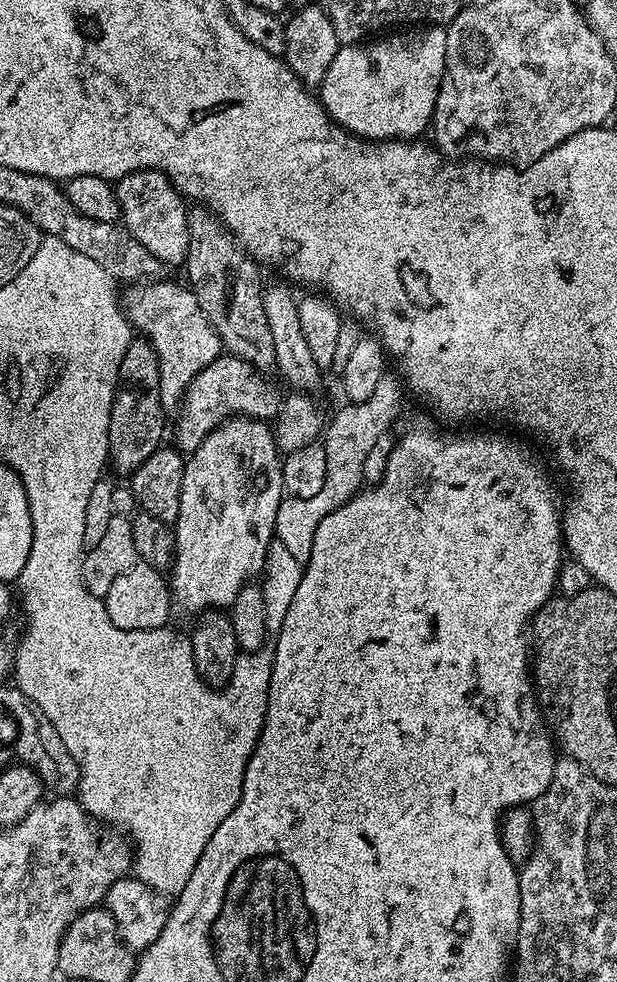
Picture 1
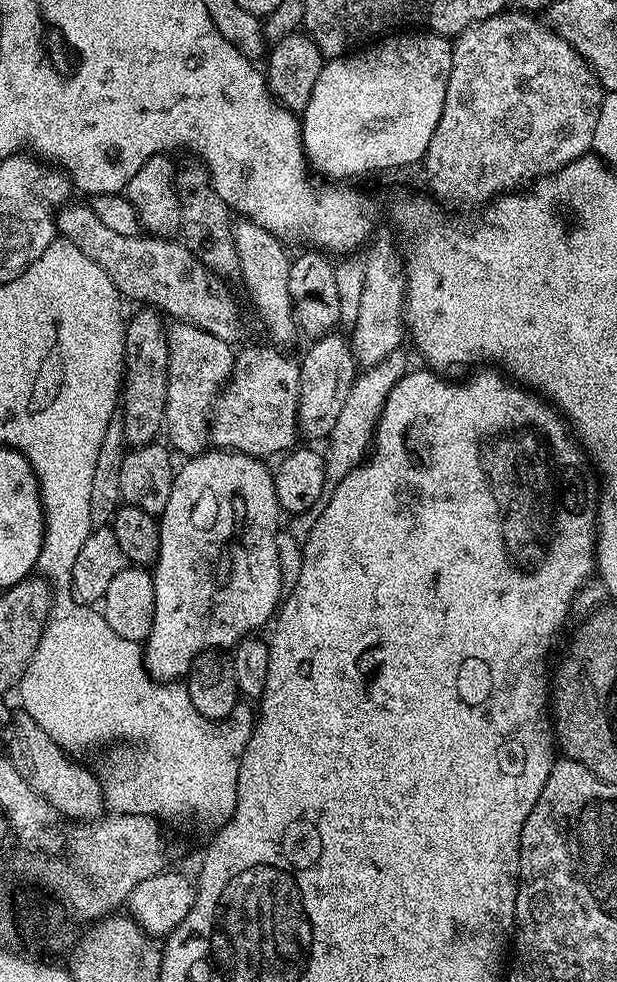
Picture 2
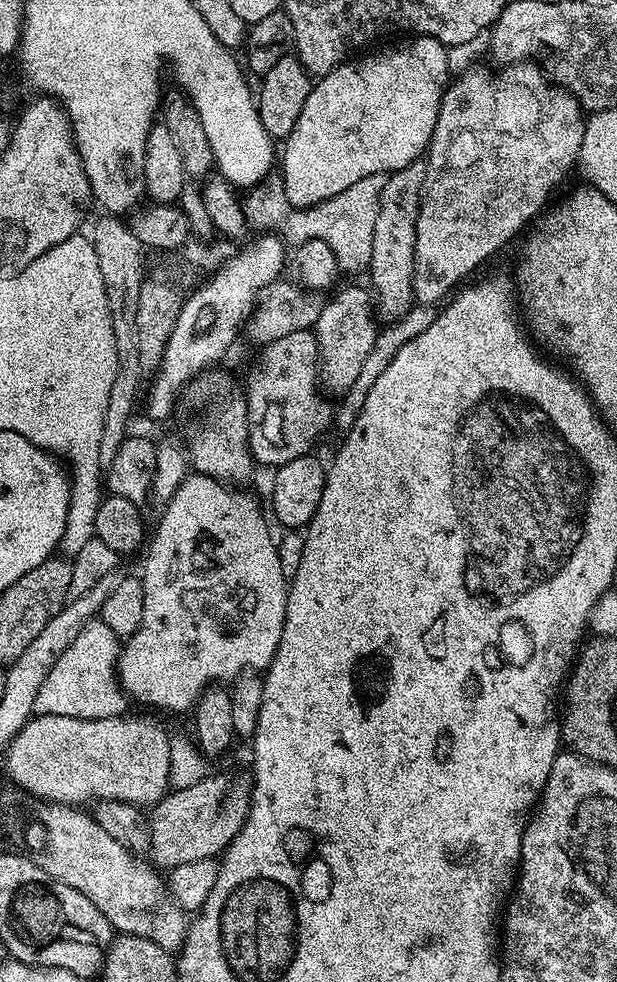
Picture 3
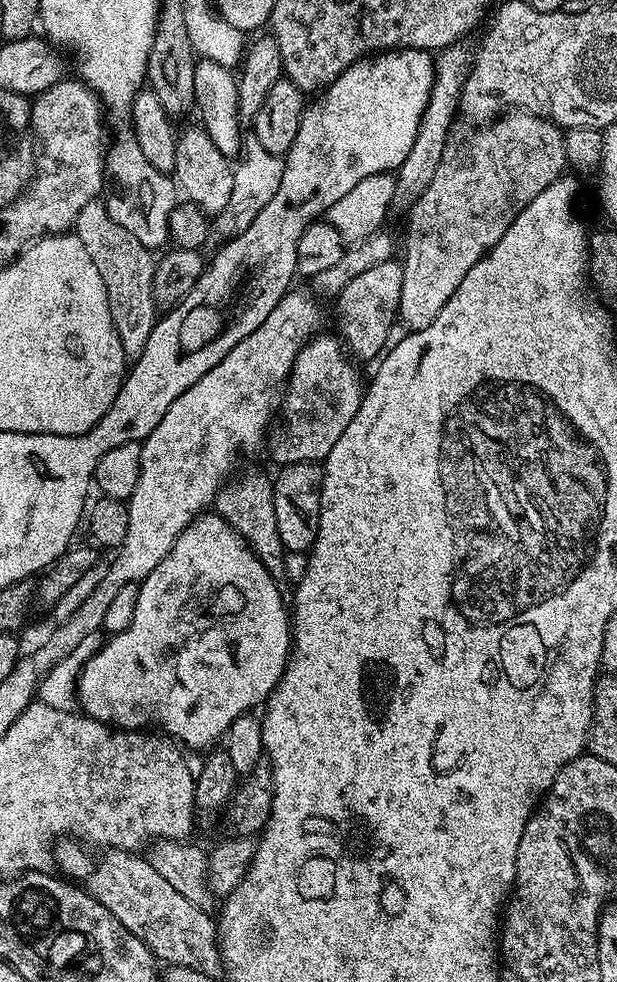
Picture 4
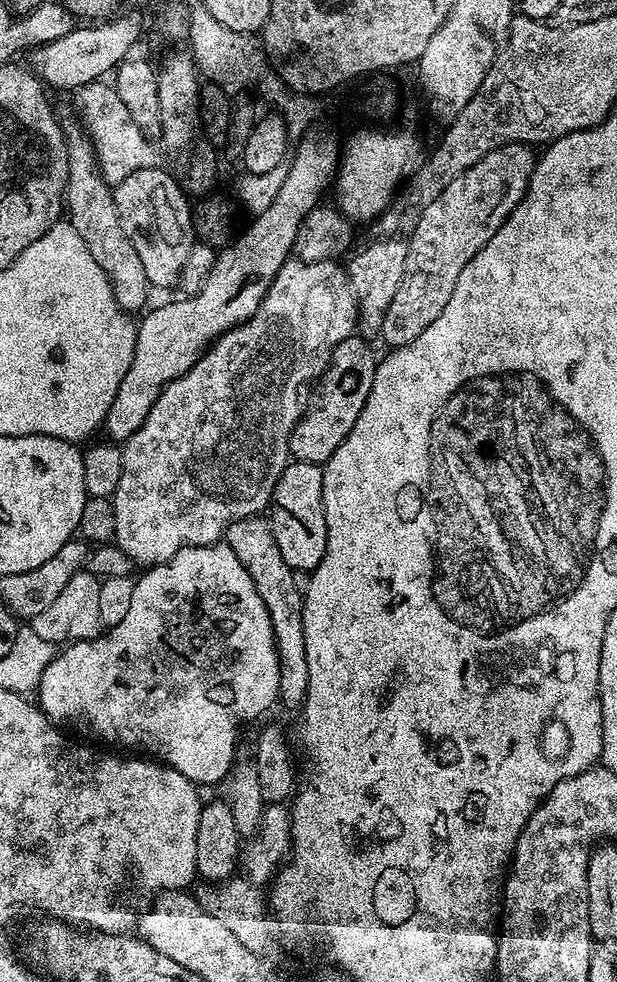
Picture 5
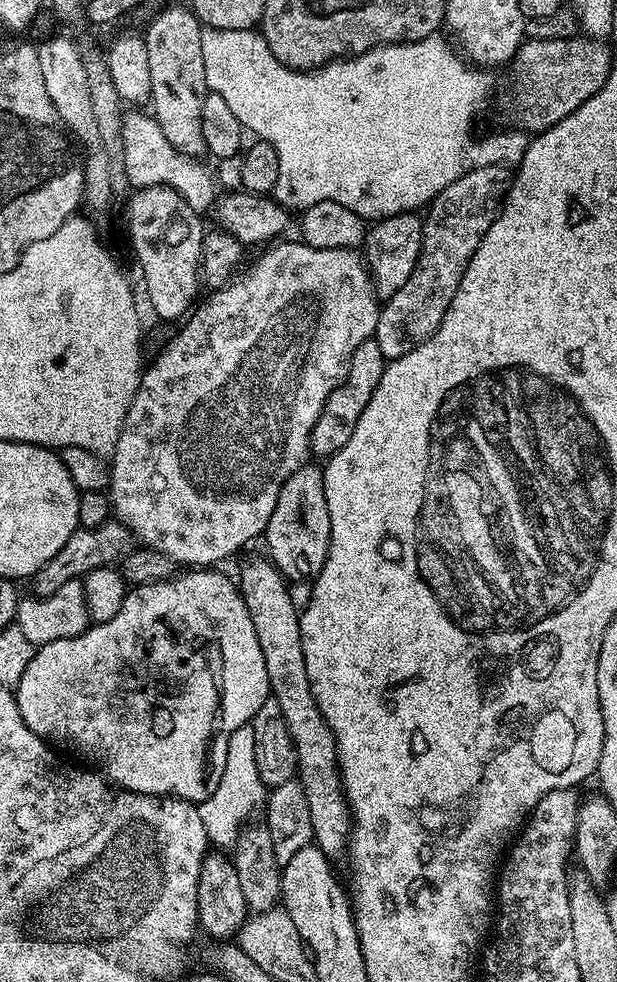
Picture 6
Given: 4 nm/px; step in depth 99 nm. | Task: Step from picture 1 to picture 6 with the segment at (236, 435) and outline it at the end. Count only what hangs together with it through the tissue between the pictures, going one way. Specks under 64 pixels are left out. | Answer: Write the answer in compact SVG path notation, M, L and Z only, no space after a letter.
M184 570L181 571L184 572L181 576L173 574L168 579L154 581L152 584L137 584L125 595L122 610L118 610L114 618L101 624L93 623L77 636L39 645L33 651L22 678L14 685L18 710L26 726L30 726L34 734L46 741L69 740L70 743L77 744L90 759L96 760L95 767L115 787L125 788L127 792L176 796L197 806L210 798L210 794L214 794L214 789L218 786L218 781L222 779L230 734L238 730L238 726L251 724L258 706L262 706L262 702L270 698L266 658L262 654L262 646L258 644L258 634L254 632L250 610L240 594L237 581L233 577L231 580L224 572L216 571L220 570Z

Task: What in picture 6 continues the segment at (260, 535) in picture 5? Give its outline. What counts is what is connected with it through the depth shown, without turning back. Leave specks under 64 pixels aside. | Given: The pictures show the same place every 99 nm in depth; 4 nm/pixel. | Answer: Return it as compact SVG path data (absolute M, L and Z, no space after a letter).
M256 556L244 564L238 575L238 587L250 616L258 644L266 658L266 678L271 699L282 706L282 718L290 730L296 747L296 771L300 785L306 790L310 806L312 838L328 859L336 862L348 851L348 837L352 835L352 812L344 797L344 783L340 781L340 759L336 753L336 739L312 693L310 677L306 675L306 654L302 654L300 612L294 606L286 577L271 559Z

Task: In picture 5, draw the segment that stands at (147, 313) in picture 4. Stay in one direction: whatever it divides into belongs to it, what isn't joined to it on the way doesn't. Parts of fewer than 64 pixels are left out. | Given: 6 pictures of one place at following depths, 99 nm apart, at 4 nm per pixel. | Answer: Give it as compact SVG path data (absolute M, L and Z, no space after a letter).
M78 122L65 123L63 129L64 140L68 144L66 219L74 226L74 230L78 230L82 242L86 242L94 262L102 266L120 309L129 314L136 314L136 311L139 313L148 300L150 285L146 270L142 267L142 258L138 258L138 250L134 250L130 238L126 238L126 230L122 230L122 222L118 218L118 210L112 197L113 185L108 184L101 176L96 151L83 125Z

